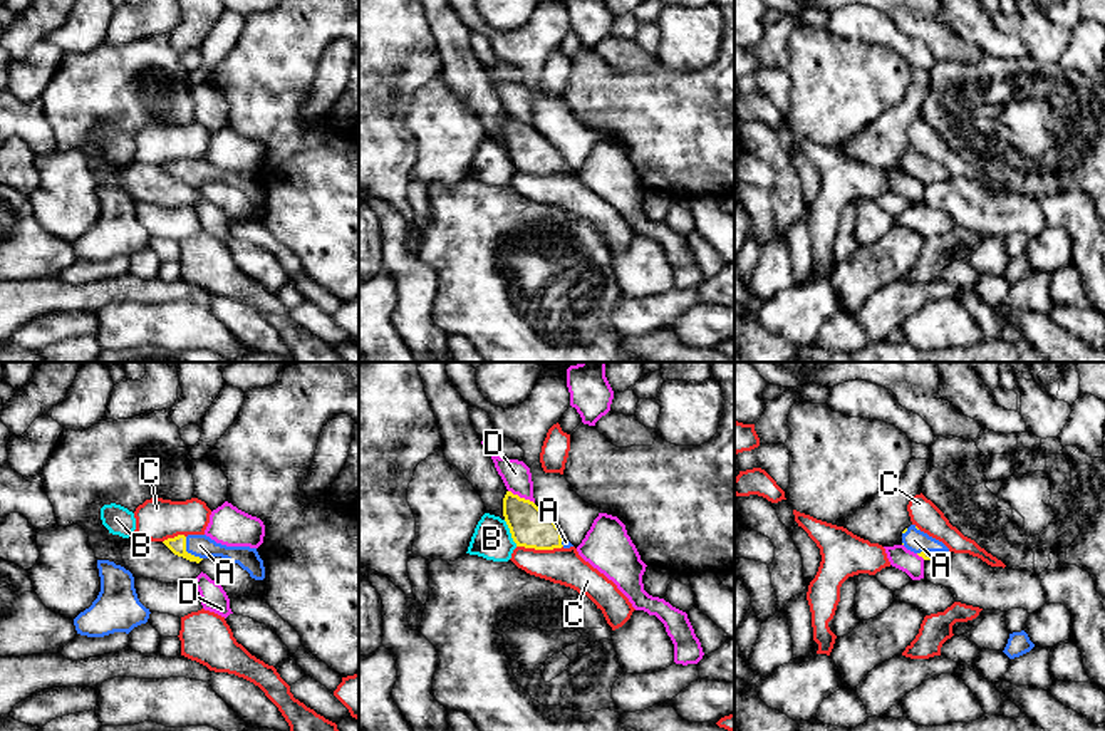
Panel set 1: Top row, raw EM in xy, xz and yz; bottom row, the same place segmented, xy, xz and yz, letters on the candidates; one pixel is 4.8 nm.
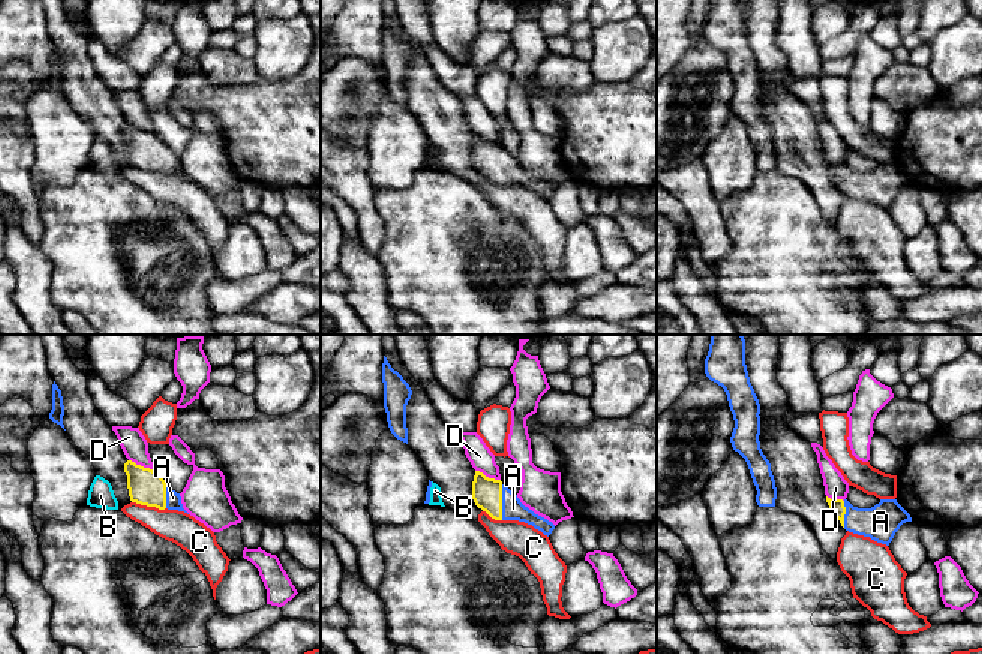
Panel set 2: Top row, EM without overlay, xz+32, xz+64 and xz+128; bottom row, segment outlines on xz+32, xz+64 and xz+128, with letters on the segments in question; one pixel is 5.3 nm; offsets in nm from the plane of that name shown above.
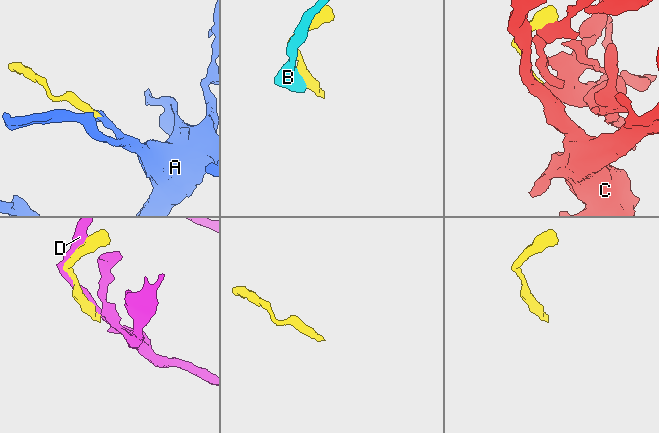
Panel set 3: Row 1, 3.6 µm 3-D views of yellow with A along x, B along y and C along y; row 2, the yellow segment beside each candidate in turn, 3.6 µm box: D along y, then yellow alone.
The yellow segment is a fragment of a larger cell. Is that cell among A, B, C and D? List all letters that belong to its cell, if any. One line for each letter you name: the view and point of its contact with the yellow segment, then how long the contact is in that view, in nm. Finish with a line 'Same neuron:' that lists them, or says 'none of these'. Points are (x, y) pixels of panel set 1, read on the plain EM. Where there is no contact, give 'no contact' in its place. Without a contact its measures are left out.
A: xy (186, 176) | 140 nm
Same neuron: A

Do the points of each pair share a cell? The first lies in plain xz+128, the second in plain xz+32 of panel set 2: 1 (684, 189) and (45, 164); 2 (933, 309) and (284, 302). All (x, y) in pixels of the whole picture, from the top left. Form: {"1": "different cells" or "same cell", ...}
{"1": "different cells", "2": "same cell"}

